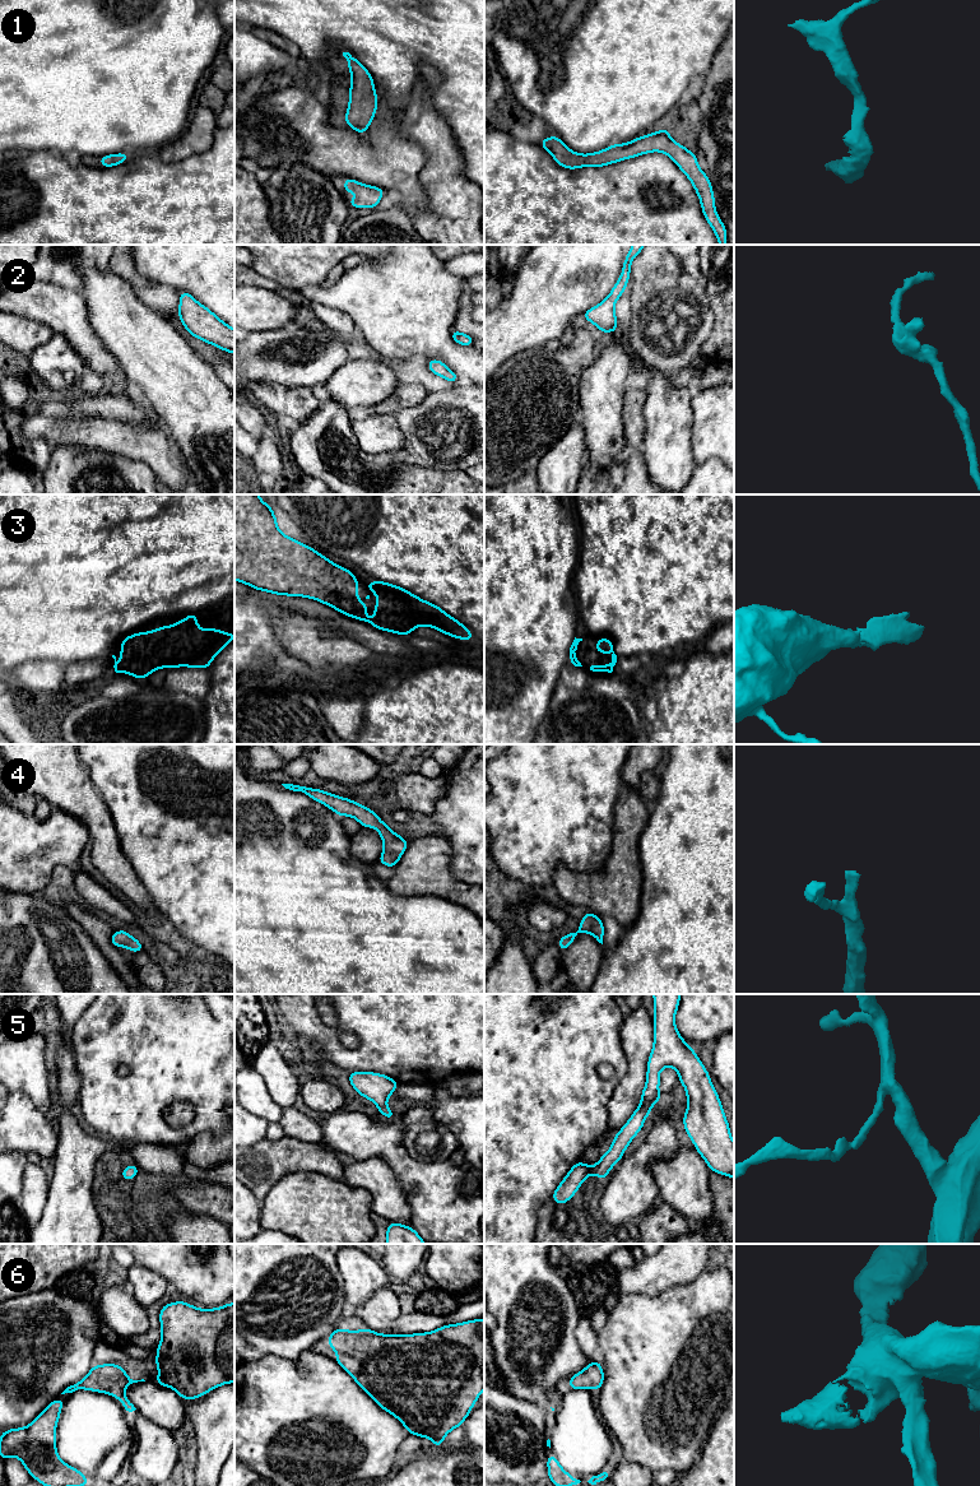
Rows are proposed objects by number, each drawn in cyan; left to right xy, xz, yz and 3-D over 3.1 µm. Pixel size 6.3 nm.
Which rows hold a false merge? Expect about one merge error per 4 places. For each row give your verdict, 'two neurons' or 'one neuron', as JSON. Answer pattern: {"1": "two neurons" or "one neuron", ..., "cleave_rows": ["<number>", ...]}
{"1": "one neuron", "2": "one neuron", "3": "one neuron", "4": "one neuron", "5": "one neuron", "6": "one neuron", "cleave_rows": []}

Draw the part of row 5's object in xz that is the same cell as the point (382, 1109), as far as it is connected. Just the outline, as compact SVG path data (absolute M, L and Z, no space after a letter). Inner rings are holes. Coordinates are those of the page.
M353 1072L348 1073L347 1077L358 1095L376 1104L378 1114L382 1114L390 1122L396 1118L386 1105L389 1096L394 1093L395 1088L399 1086L396 1079L372 1072Z

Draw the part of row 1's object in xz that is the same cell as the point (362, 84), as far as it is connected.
M343 52L352 75L349 88L349 106L345 113L345 125L359 134L364 134L377 110L373 79L370 71L349 52Z

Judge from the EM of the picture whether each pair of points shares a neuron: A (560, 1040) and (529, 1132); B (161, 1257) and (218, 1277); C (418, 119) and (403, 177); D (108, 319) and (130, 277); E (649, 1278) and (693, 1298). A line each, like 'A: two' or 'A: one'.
A: one
B: one
C: two
D: two
E: two

